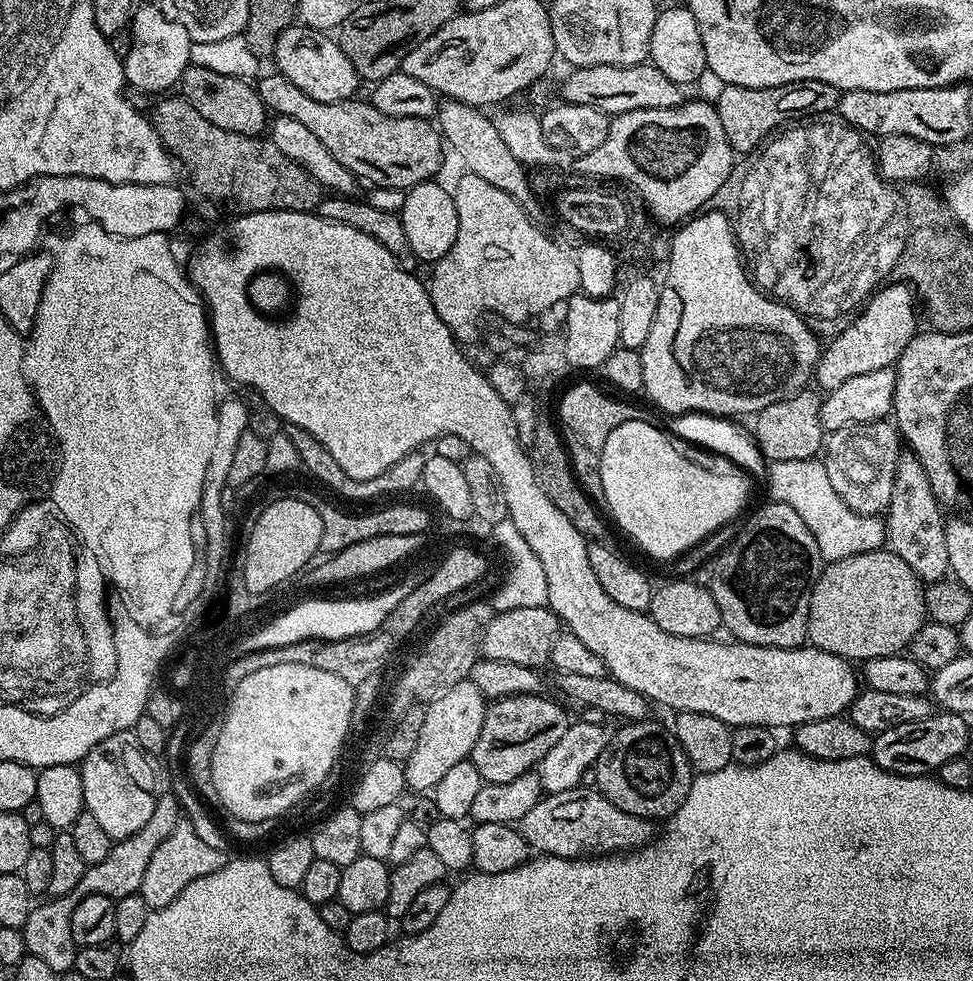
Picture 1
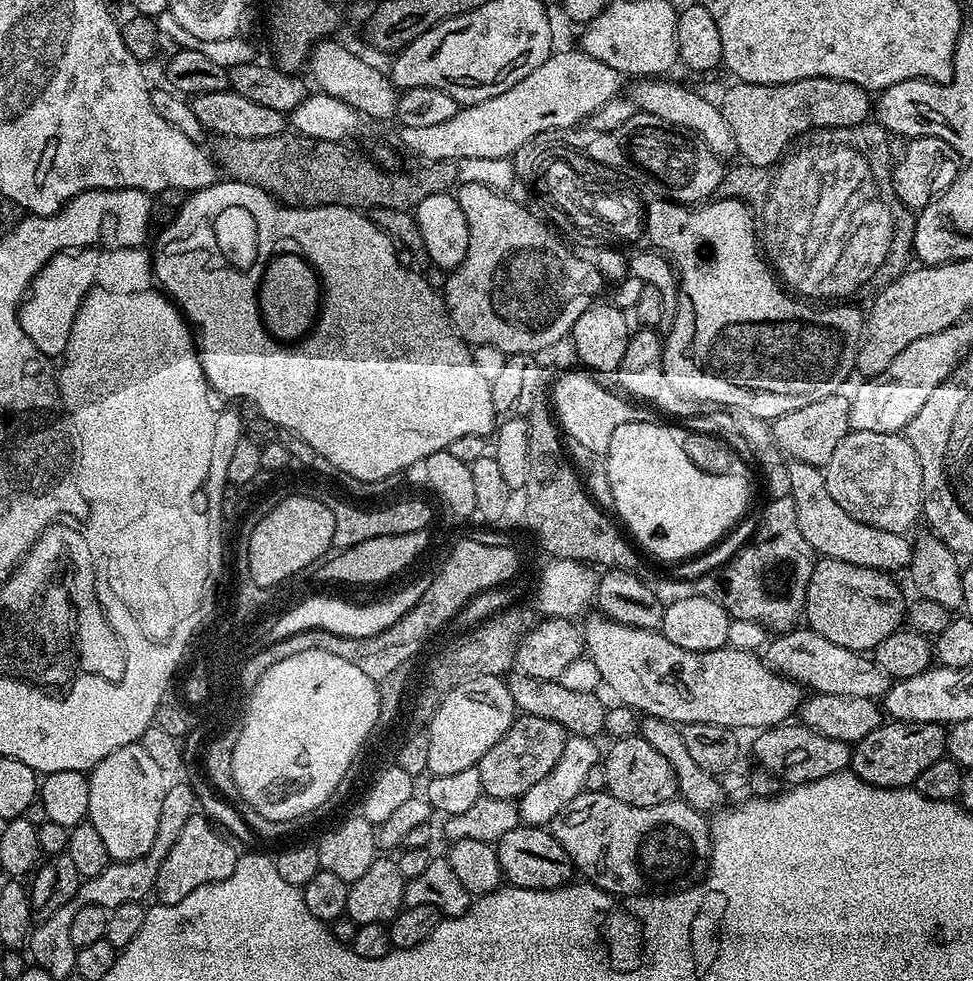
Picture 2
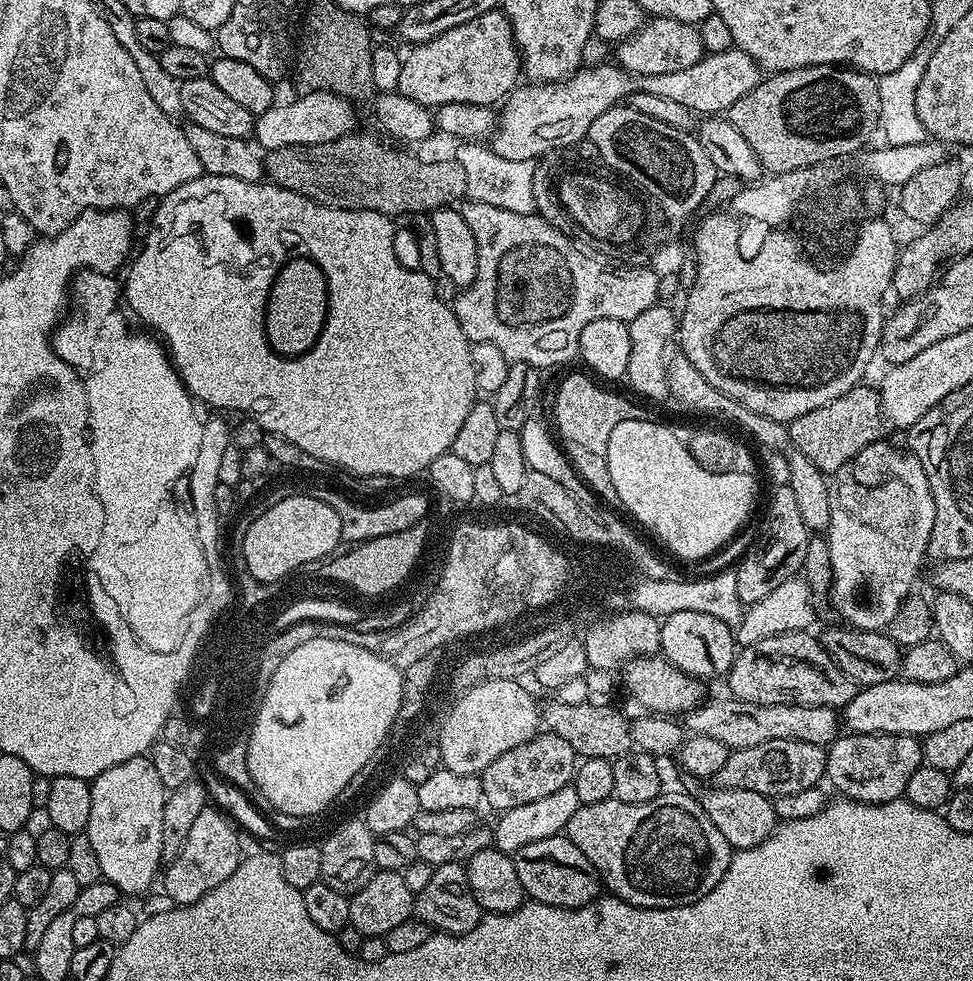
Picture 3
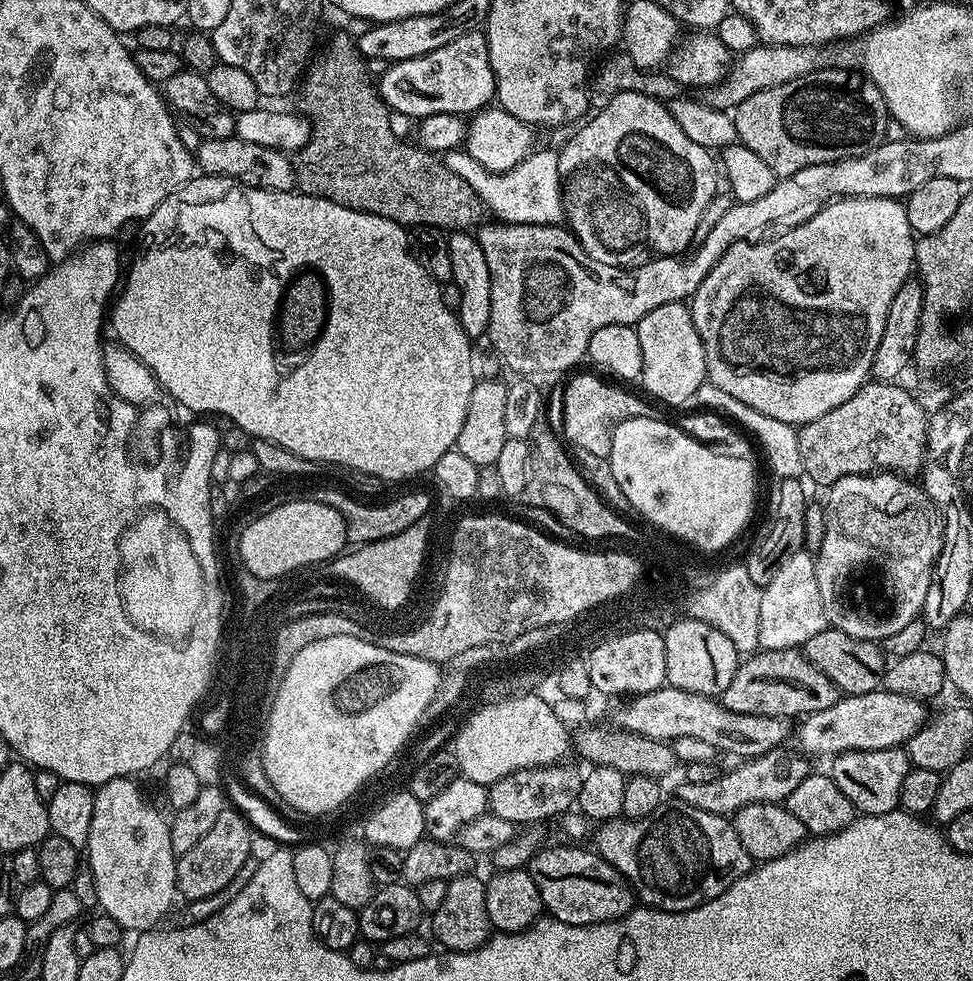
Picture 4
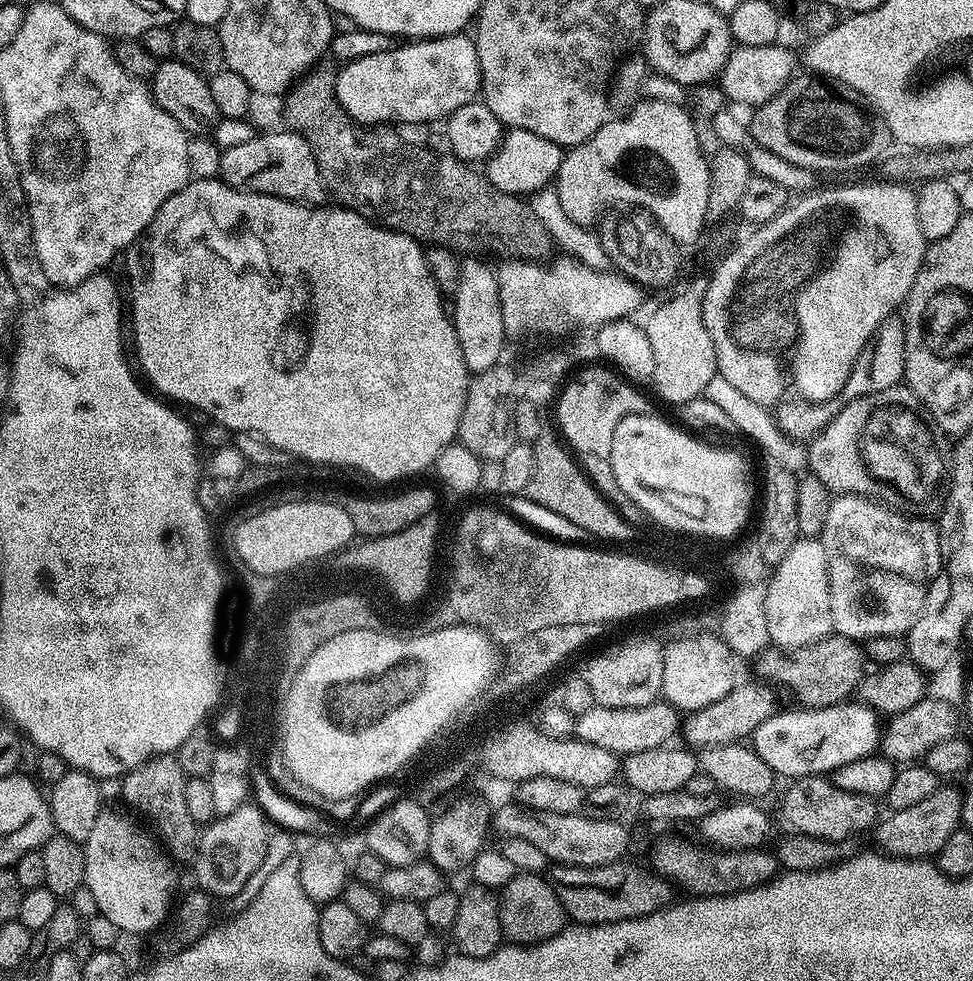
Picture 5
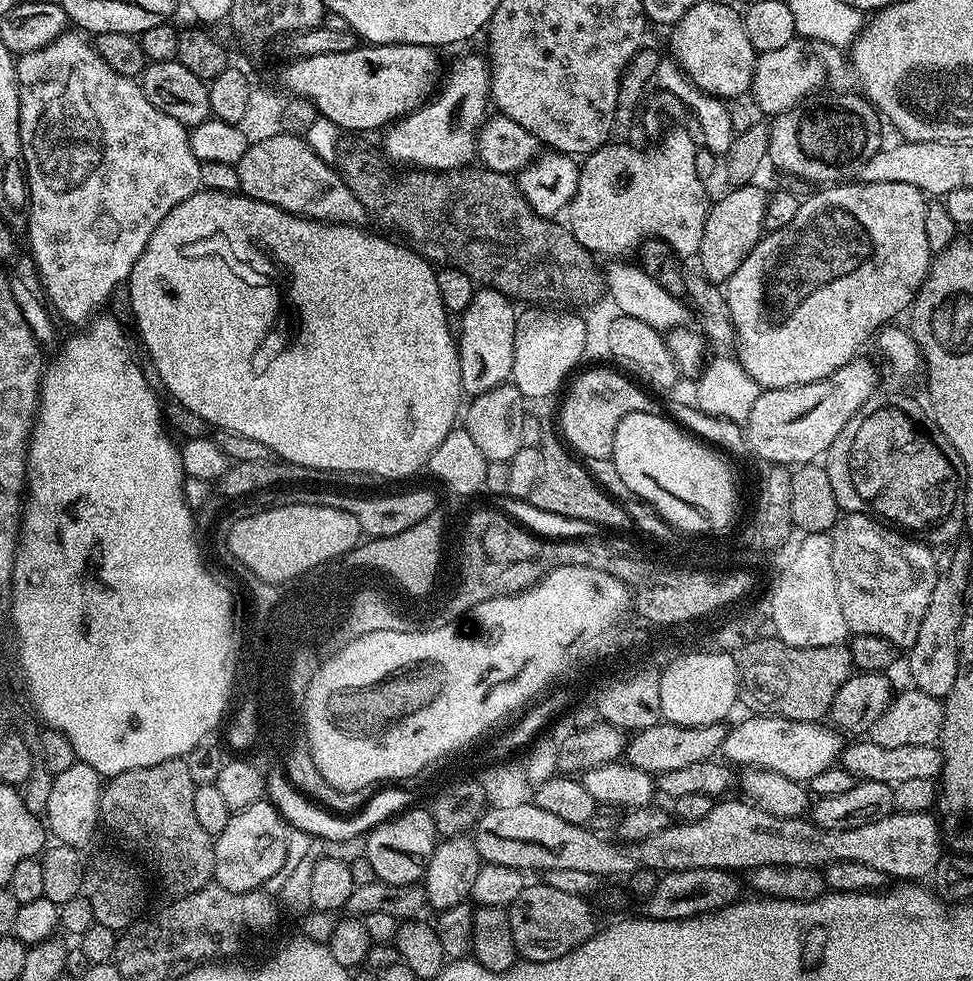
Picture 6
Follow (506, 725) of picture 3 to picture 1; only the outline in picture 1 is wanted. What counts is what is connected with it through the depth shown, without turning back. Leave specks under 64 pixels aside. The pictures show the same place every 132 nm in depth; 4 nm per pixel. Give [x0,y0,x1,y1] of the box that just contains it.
[403,684,490,794]

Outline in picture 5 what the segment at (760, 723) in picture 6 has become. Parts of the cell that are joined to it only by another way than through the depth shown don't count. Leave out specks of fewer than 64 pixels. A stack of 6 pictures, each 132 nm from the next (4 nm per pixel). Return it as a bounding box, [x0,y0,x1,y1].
[750,702,882,778]

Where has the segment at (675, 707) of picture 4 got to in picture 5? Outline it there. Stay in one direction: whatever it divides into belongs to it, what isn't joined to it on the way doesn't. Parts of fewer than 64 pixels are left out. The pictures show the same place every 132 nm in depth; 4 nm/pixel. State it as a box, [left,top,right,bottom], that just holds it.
[575,702,682,758]

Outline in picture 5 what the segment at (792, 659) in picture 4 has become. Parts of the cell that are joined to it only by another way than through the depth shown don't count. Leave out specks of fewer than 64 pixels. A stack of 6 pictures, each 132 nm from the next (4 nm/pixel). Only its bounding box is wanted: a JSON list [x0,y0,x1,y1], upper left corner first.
[682,683,778,749]

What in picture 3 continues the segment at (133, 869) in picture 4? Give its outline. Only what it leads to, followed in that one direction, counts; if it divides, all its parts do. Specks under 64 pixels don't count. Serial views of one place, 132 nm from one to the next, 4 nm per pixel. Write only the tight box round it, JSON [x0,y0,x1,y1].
[86,755,166,898]

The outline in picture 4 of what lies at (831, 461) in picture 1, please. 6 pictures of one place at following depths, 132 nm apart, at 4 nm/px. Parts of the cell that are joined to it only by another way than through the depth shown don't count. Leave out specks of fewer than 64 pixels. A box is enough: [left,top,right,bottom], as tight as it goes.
[815,471,944,642]

